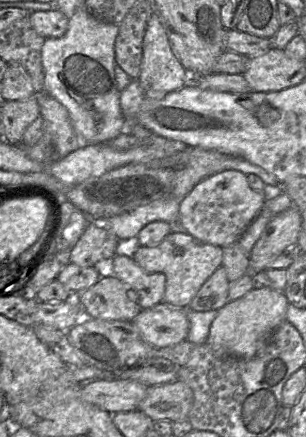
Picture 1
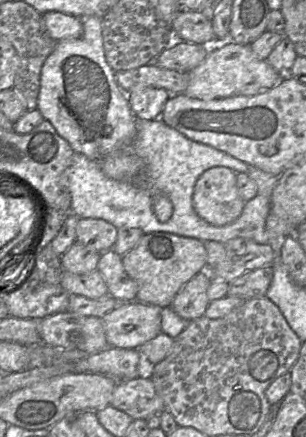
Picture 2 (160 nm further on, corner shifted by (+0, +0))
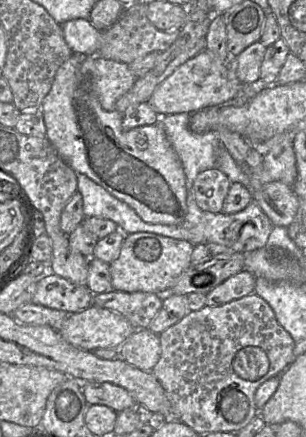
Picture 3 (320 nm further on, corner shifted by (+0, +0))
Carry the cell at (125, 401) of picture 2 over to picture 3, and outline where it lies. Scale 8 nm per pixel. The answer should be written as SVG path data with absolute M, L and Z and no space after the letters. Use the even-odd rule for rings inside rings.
M81 382L82 393L89 405L105 405L115 412L135 409L138 405L132 395L123 387L110 382Z

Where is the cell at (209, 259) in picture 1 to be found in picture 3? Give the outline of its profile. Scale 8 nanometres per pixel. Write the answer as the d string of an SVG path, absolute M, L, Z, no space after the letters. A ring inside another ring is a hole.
M154 233L125 234L118 258L110 263L112 287L115 291L140 291L163 296L171 291L192 264L193 248L194 245L188 241Z

